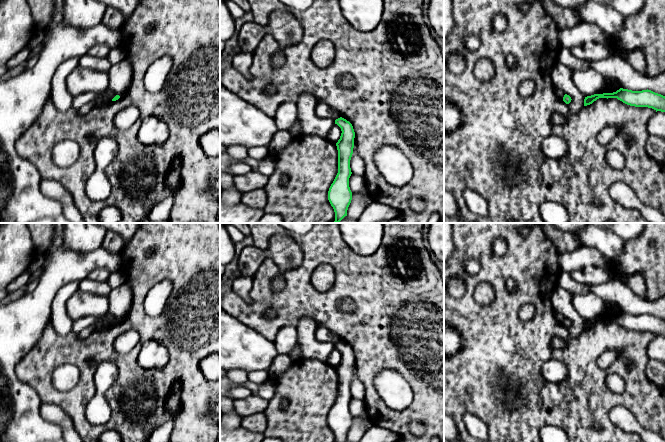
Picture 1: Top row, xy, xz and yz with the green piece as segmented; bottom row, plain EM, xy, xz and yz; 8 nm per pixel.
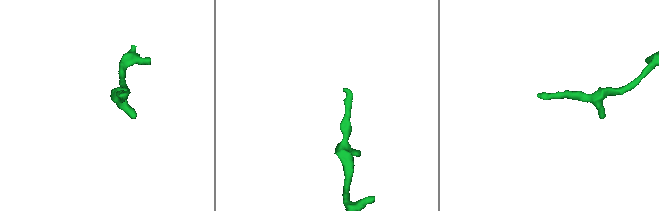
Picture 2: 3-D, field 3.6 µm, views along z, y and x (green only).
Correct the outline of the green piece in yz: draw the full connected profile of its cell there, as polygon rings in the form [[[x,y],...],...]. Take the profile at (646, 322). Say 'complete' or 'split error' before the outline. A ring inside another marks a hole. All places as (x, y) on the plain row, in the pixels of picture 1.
complete | [[[620,312],[613,317],[594,318],[584,323],[584,330],[592,328],[599,322],[617,322],[623,327],[635,331],[648,331],[656,336],[665,336],[665,320],[651,314],[632,315]]]

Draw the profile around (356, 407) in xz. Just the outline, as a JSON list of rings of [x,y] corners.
[[[351,398],[349,402],[349,411],[352,417],[359,416],[361,413],[366,411],[365,400]]]

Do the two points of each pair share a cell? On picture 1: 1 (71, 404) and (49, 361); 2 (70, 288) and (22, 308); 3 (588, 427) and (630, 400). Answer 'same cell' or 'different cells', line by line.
1: same cell
2: different cells
3: same cell

